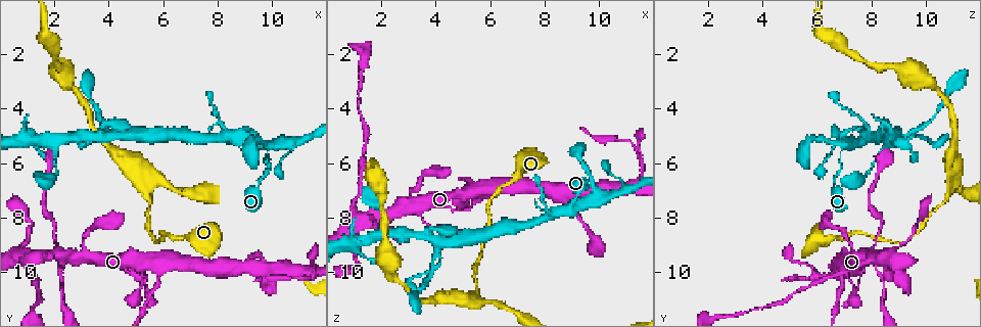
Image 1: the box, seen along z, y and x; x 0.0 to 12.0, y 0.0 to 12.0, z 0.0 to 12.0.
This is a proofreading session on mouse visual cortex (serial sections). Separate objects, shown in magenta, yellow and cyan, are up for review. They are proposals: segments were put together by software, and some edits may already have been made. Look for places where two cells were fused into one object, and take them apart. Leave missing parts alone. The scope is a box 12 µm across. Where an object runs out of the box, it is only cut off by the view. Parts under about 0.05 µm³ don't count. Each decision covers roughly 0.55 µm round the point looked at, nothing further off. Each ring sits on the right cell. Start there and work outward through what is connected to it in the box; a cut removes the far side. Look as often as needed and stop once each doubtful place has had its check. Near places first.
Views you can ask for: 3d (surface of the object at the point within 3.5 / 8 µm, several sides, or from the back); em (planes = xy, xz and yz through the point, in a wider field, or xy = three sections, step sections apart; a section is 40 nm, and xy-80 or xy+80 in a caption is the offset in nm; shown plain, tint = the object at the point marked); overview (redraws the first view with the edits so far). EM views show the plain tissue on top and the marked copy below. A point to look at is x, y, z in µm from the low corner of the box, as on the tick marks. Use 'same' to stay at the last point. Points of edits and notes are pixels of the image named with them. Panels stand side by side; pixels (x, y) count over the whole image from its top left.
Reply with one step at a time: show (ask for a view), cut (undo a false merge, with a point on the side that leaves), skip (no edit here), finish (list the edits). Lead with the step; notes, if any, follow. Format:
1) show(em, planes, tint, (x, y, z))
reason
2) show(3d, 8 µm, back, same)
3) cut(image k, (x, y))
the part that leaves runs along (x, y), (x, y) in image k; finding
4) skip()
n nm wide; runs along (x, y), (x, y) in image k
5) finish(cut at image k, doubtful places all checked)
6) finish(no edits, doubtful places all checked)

show(3d, 8 µm, back, (5.4, 10.6, 7.4))
abrupt turn

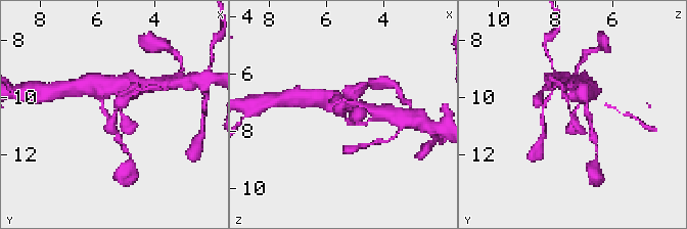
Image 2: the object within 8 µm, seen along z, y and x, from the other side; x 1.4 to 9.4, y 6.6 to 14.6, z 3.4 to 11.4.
show(3d, 3.5 µm, back, (5.3, 10.7, 7.4))

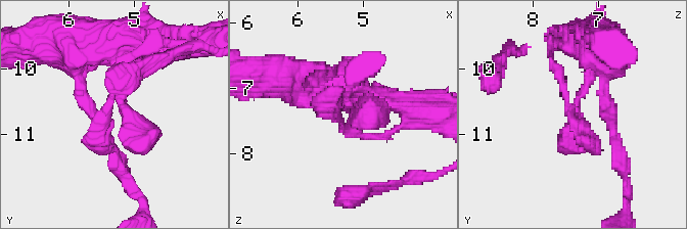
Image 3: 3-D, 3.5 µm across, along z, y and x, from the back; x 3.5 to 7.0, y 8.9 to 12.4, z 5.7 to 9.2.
show(em, xy, step 2, tint, (5.35, 10.65, 7.45))

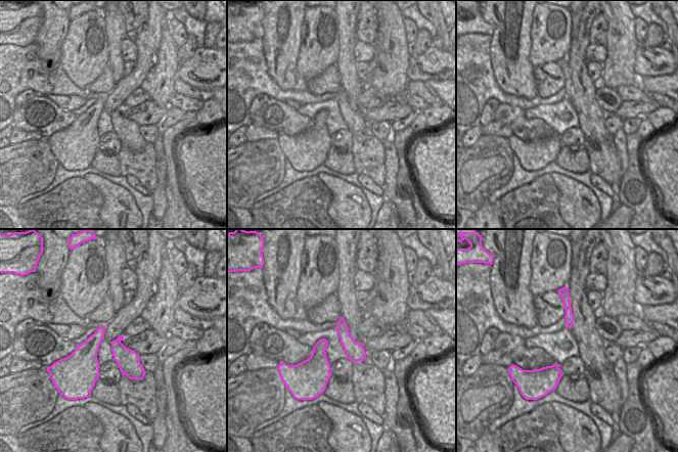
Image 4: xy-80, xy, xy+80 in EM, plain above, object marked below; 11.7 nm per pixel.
skip()
runs along (567, 300), (570, 325) in image 4; continuous, no second cell

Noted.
show(3d, 3.5 µm, (2.0, 8.1, 8.4))

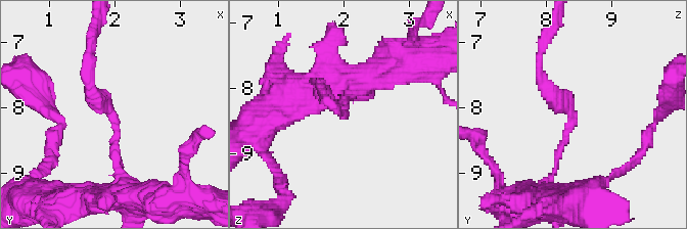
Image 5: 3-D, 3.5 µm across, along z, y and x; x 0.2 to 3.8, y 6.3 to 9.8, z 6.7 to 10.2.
show(em, xy, step 2, tint, (1.95, 8.10, 8.40))

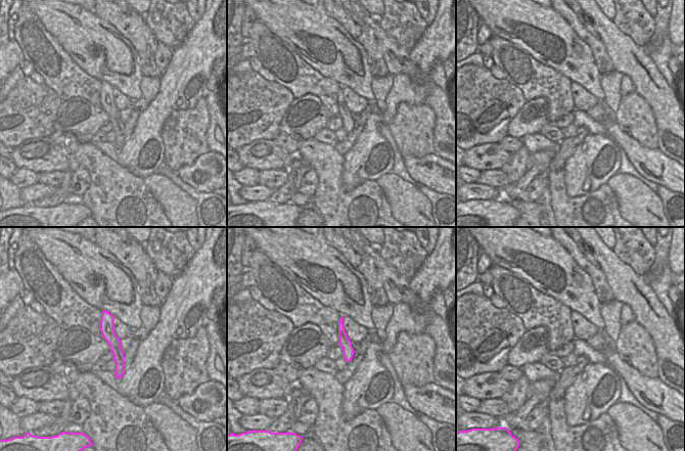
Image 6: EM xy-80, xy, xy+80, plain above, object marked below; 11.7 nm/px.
skip()
arms of 100, 200 nm; runs along (104, 313), (119, 374) in image 6; one cell here

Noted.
show(3d, 3.5 µm, (9.8, 5.4, 7.0))
four or more arms meet

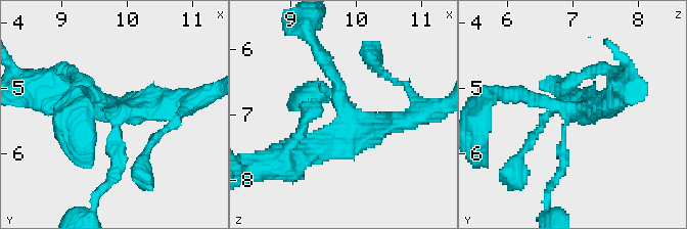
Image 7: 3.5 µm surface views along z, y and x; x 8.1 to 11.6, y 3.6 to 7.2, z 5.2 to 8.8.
show(em, xy, step 5, tint, (9.90, 5.35, 7.15))
4 arms; arms of 150, 200, 300, 400 nm; now the EM

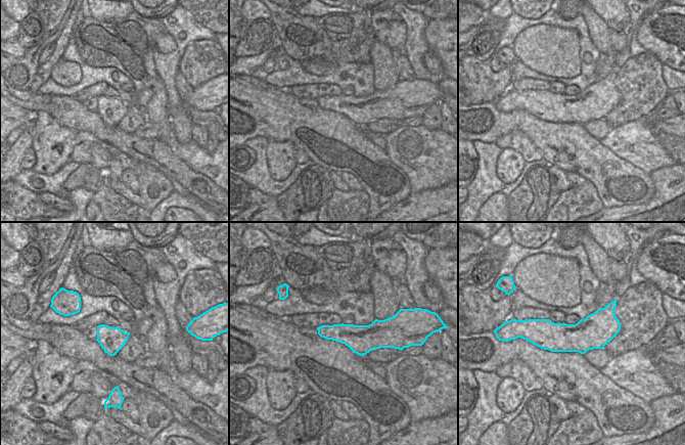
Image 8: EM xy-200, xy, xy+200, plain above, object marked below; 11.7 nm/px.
show(em, xy, step 3, tint, same)

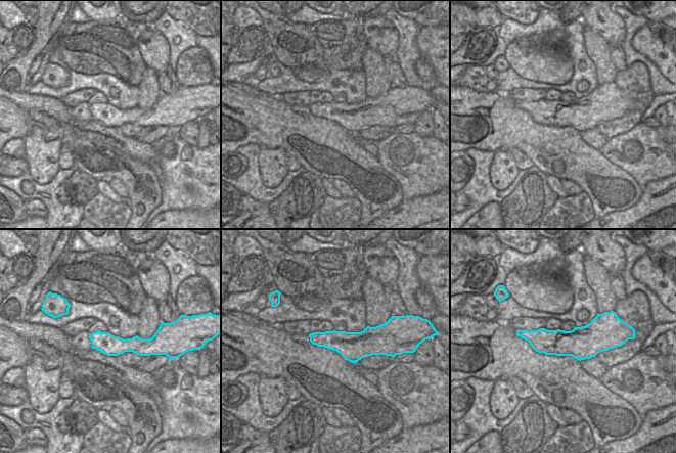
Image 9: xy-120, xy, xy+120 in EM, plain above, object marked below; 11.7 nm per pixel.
skip()
runs along (116, 171), (122, 110), (67, 92) in image 7; one cell here

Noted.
show(3d, 3.5 µm, (4.0, 5.1, 9.7))
abrupt turn

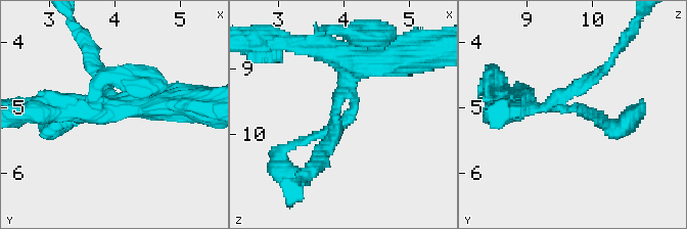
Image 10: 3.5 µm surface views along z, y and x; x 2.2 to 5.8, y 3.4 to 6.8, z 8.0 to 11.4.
show(em, planes, tint, (4.05, 5.05, 9.70))
3 arms; arms of 150, 150, 350 nm

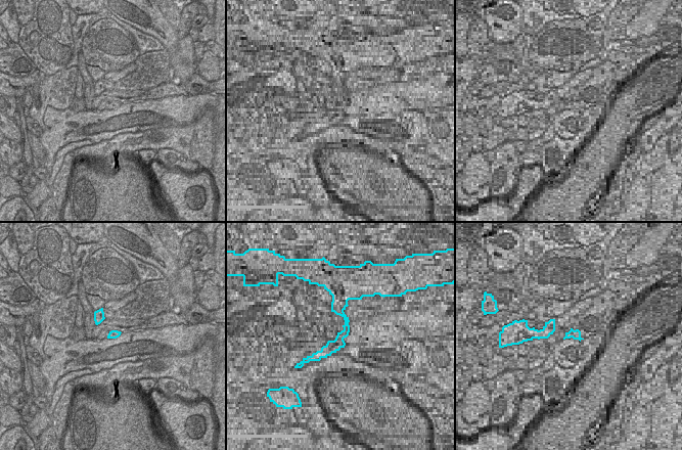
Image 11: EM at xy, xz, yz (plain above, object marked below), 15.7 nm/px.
skip()
runs along (359, 61), (347, 117), (290, 145) in image 10; all the same cell

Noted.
finish(no edits, doubtful places all checked)

